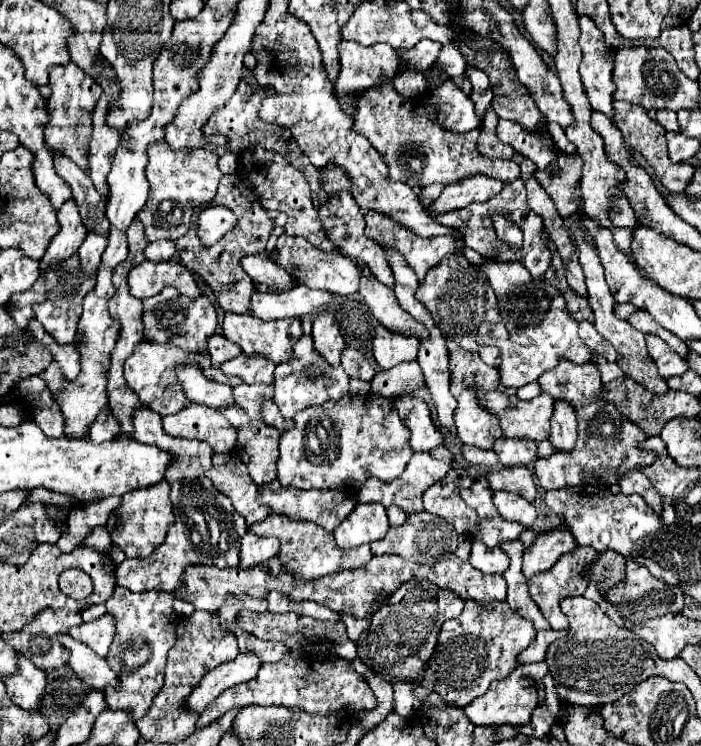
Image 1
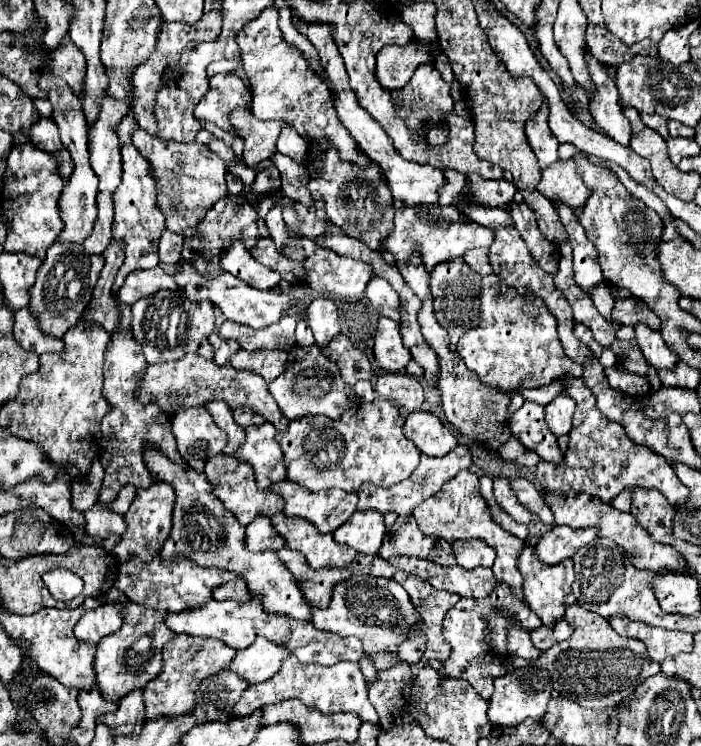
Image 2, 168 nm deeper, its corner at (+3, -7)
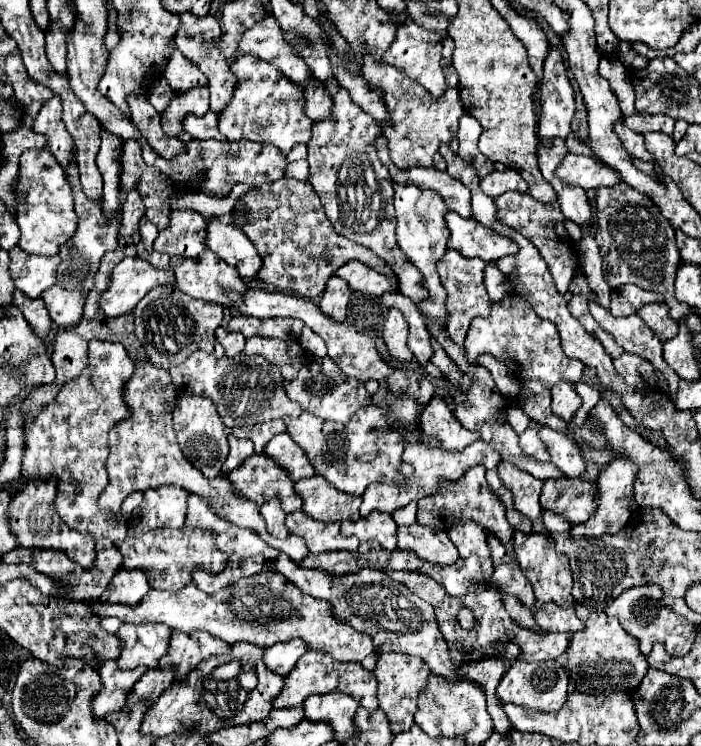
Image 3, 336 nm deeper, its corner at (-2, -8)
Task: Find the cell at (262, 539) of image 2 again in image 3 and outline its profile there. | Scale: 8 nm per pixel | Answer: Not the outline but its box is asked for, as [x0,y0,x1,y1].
[261,497,289,539]

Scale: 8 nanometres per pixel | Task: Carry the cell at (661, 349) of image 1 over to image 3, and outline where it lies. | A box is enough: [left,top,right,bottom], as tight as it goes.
[639,303,677,341]

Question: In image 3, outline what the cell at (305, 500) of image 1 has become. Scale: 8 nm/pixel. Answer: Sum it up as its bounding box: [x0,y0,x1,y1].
[295,475,361,521]

